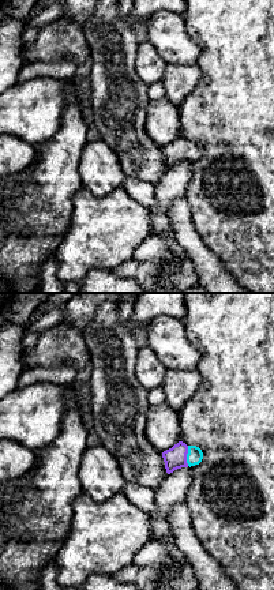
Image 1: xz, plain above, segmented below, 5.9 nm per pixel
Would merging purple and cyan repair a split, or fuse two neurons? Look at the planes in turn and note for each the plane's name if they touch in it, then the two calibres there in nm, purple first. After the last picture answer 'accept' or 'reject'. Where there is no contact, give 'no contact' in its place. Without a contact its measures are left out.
xz | 130/90 nm

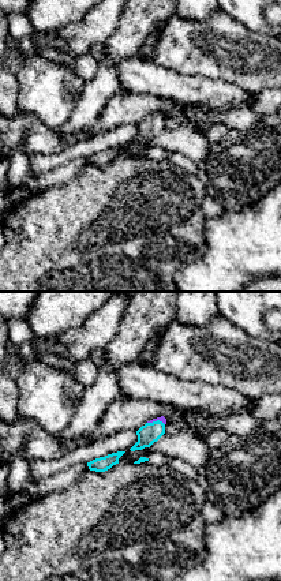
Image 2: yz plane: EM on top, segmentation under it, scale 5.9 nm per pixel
yz | 40/120 nm

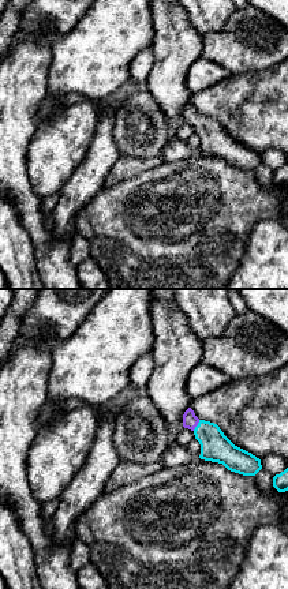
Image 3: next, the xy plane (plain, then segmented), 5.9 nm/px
xy | 90/180 nm

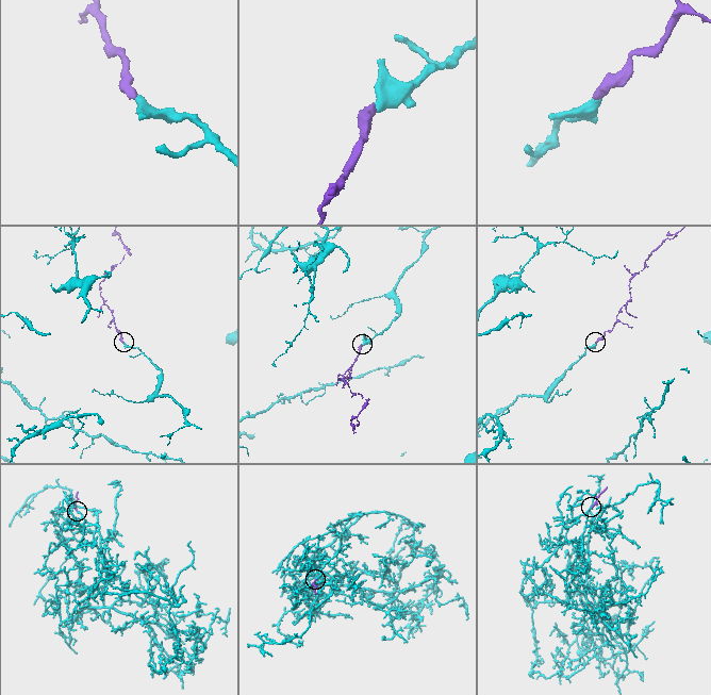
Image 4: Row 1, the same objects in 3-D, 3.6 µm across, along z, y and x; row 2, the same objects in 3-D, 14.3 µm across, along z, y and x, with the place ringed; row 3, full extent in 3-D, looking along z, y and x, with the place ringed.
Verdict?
accept

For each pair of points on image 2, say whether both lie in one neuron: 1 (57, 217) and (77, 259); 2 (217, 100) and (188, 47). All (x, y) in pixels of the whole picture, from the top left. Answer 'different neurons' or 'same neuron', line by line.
1: same neuron
2: different neurons

